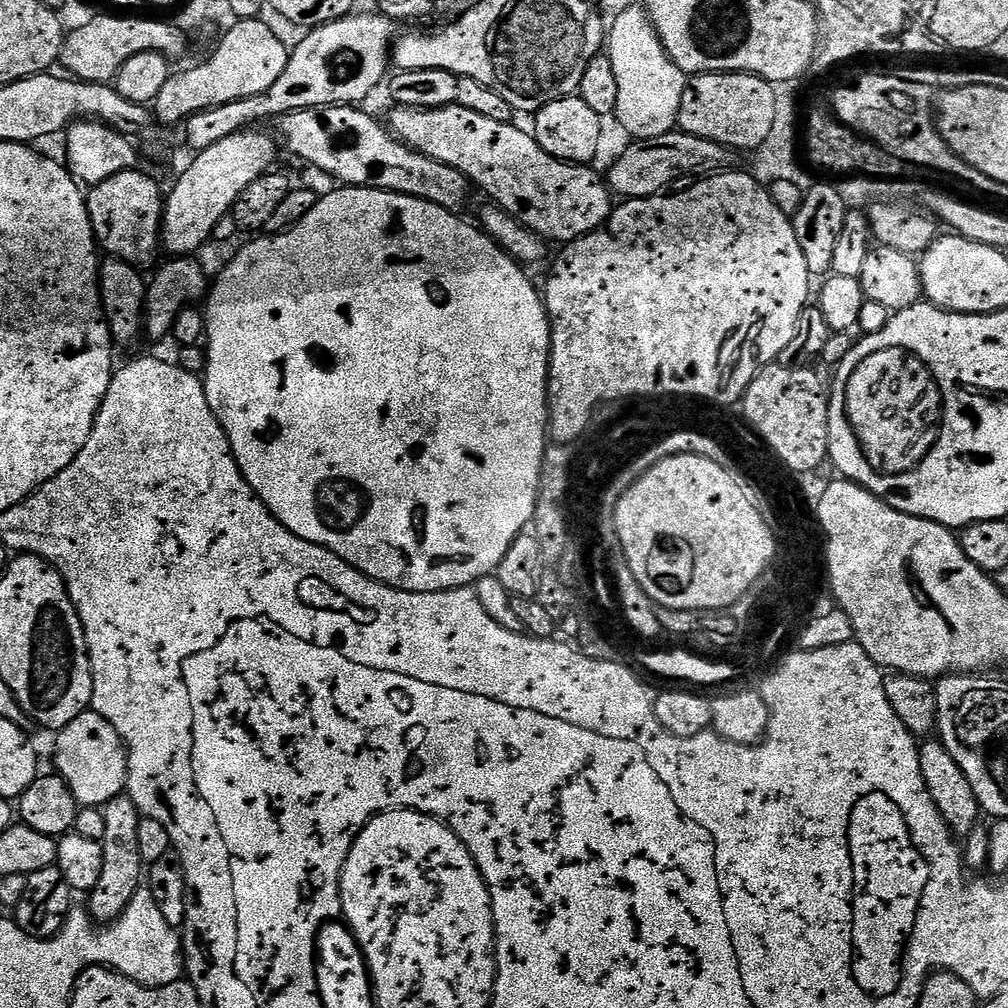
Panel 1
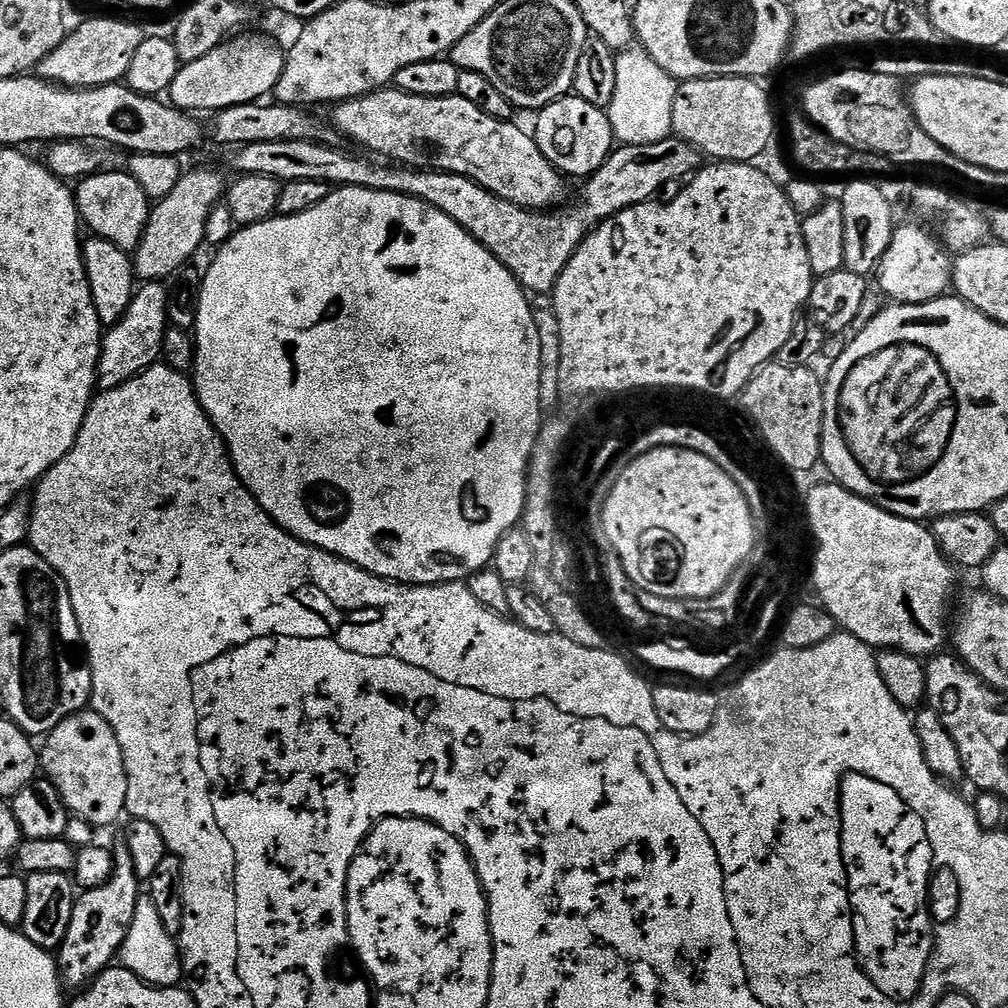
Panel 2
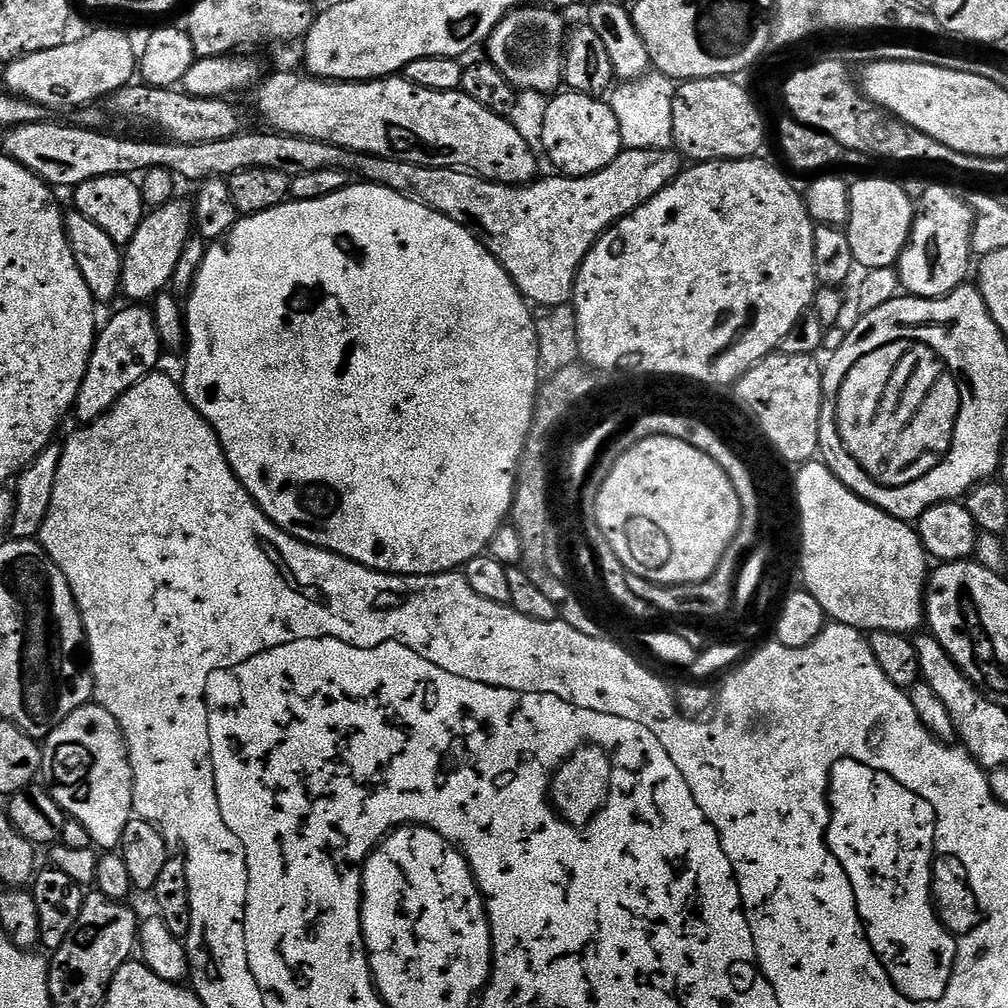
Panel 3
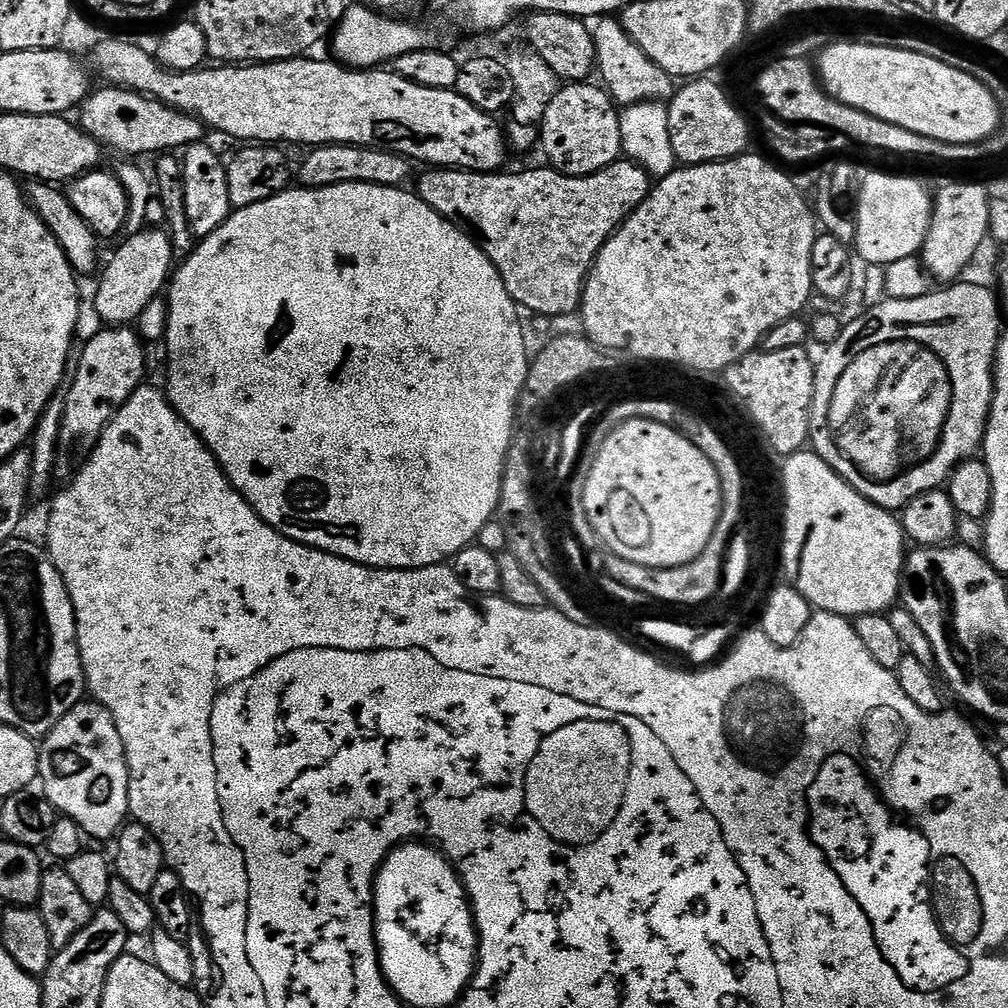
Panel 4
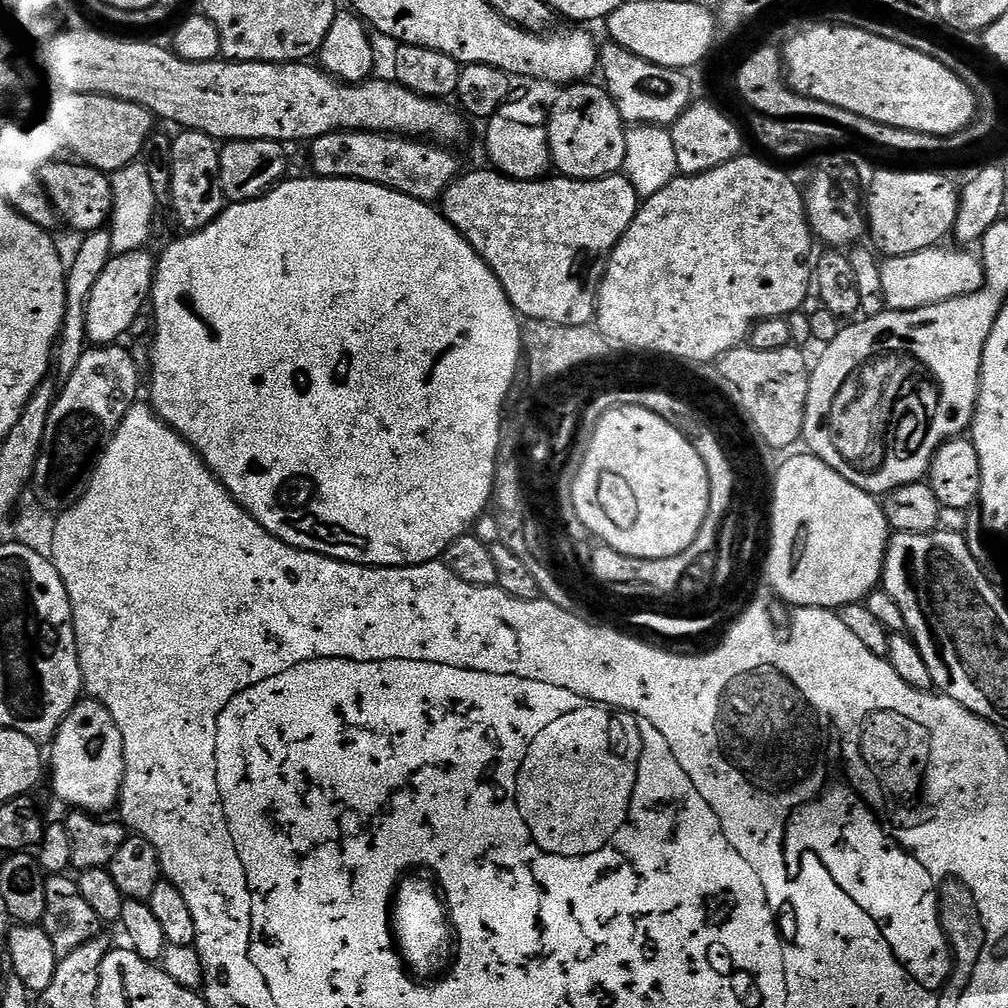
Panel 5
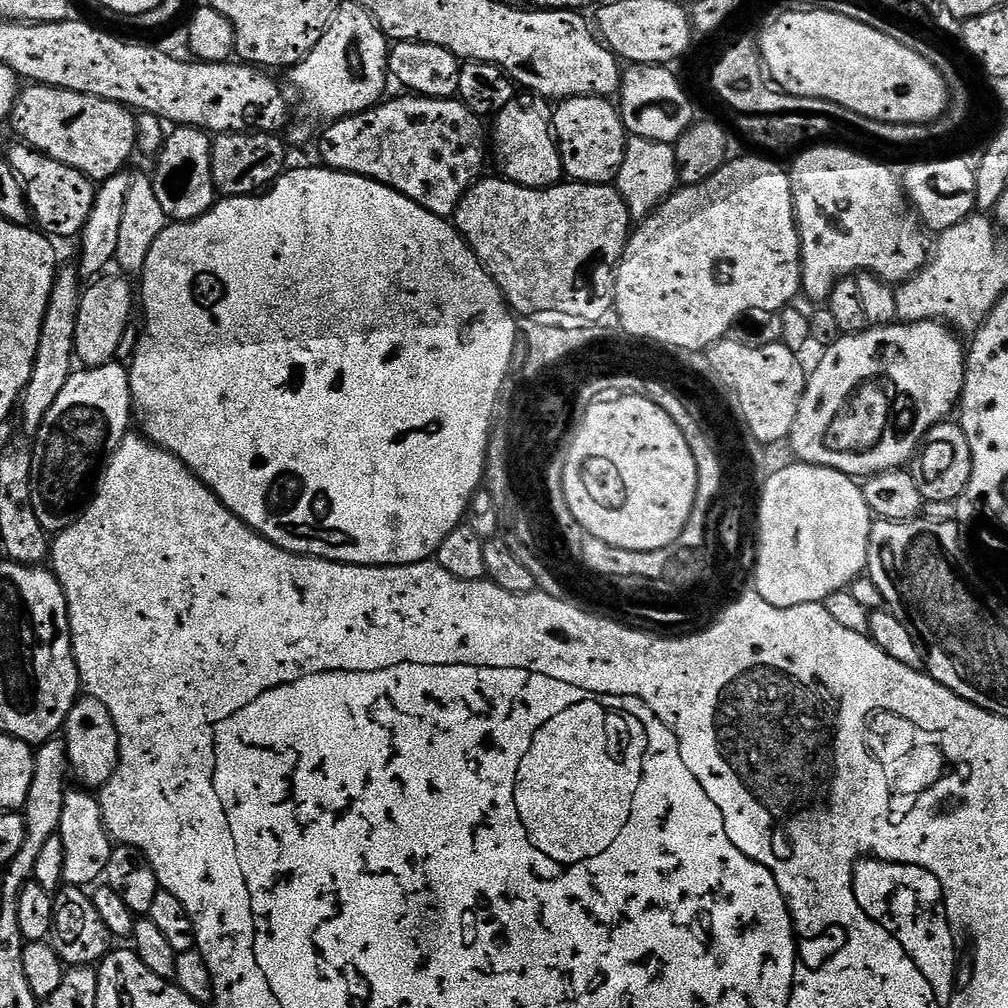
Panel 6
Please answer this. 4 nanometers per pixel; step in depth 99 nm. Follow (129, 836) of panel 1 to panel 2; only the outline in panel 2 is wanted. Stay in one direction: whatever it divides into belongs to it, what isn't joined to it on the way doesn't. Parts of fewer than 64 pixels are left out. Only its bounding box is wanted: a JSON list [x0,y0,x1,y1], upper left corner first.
[58,842,142,990]

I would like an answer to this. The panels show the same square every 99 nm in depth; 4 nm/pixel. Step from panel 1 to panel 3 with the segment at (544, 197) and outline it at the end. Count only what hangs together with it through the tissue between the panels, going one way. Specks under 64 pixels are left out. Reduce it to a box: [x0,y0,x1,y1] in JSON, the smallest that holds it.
[255,72,537,184]

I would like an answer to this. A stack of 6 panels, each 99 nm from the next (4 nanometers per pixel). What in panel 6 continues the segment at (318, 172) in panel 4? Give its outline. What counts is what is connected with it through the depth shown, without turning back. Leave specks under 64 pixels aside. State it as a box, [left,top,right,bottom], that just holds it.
[318,94,486,217]

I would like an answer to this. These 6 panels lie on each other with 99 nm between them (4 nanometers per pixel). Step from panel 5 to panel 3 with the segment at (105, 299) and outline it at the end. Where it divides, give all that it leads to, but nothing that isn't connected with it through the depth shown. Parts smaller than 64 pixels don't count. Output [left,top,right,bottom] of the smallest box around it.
[120,198,194,302]

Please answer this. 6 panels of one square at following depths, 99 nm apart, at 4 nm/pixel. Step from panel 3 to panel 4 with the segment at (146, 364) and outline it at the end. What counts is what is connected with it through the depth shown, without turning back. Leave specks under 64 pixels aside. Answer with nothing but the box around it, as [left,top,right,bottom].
[55,326,144,481]

